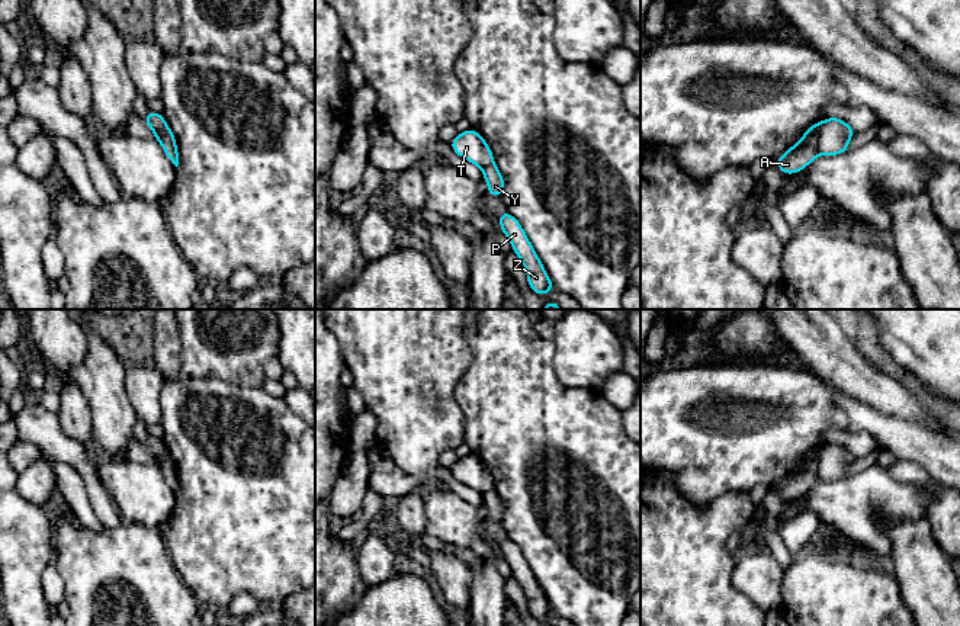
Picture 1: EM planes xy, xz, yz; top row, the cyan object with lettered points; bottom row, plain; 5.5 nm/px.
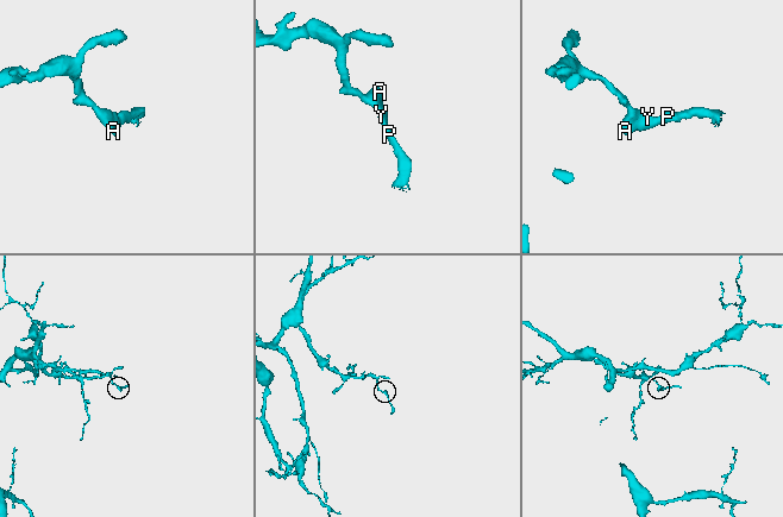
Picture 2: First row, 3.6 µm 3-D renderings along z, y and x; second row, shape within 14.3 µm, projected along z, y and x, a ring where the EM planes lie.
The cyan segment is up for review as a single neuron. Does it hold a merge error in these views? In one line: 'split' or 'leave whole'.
split

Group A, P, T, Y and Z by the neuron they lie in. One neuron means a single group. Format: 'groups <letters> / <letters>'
groups A T / P Y Z

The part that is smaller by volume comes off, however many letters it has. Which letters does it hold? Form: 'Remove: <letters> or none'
Remove: P, Y, Z

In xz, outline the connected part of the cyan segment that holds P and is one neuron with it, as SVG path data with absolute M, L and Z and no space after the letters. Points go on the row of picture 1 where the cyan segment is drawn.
M507 211L498 216L498 221L501 231L510 240L513 251L518 256L527 272L530 289L537 295L546 295L550 289L555 289L520 222Z

